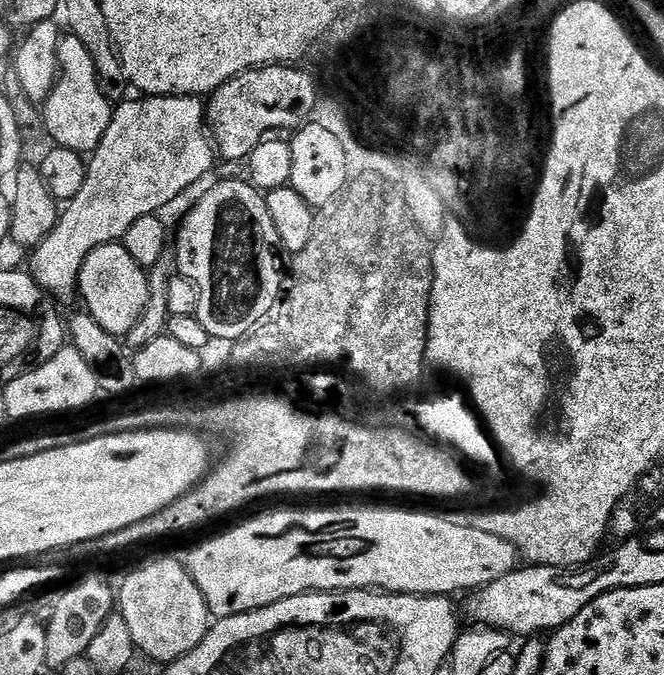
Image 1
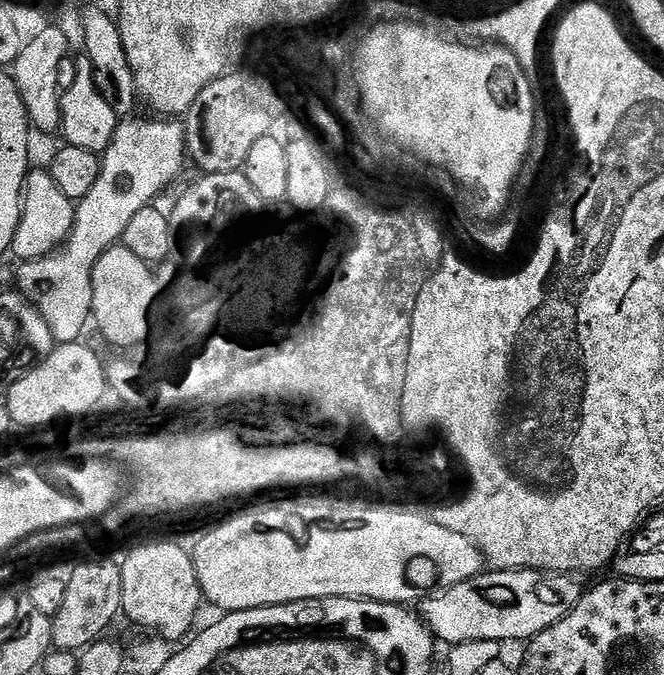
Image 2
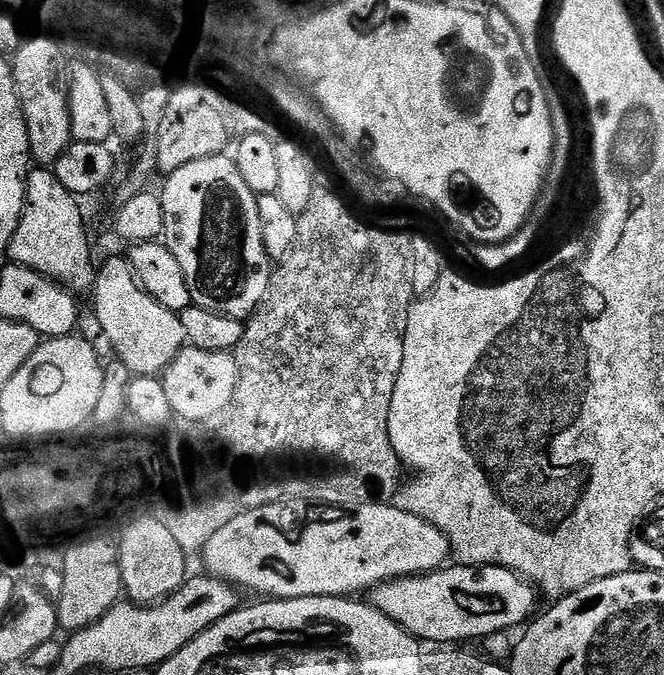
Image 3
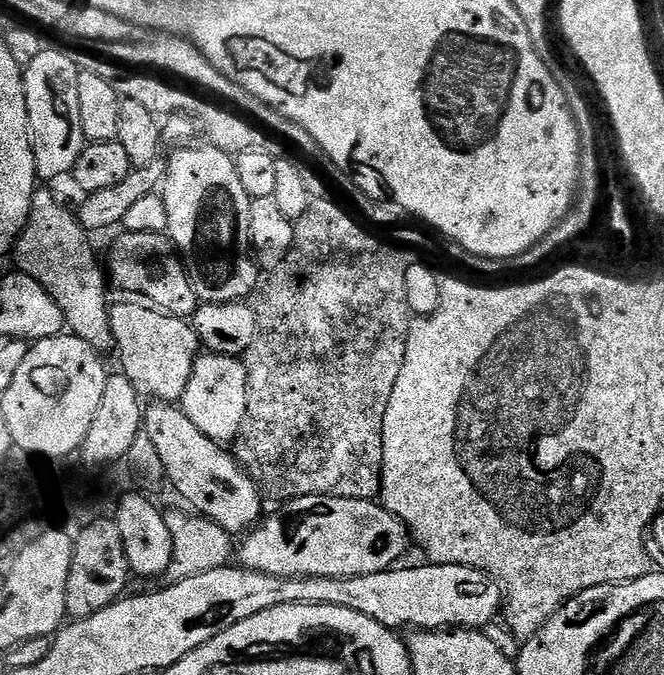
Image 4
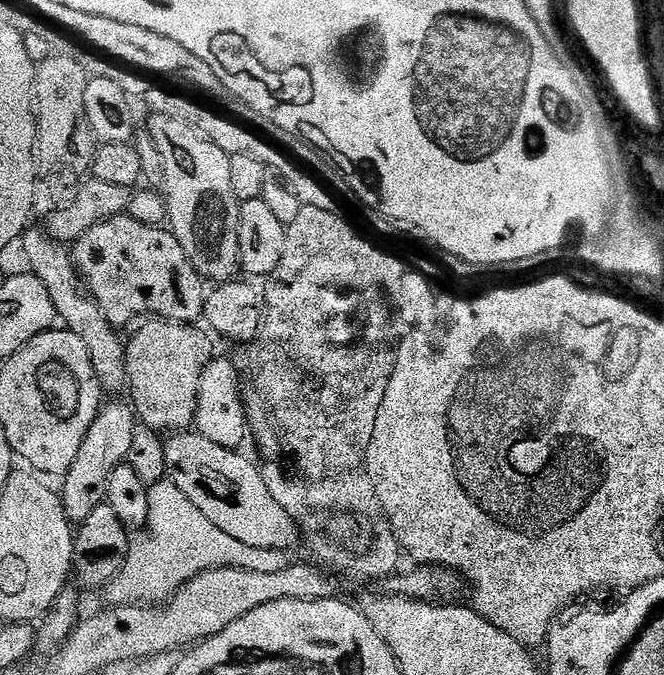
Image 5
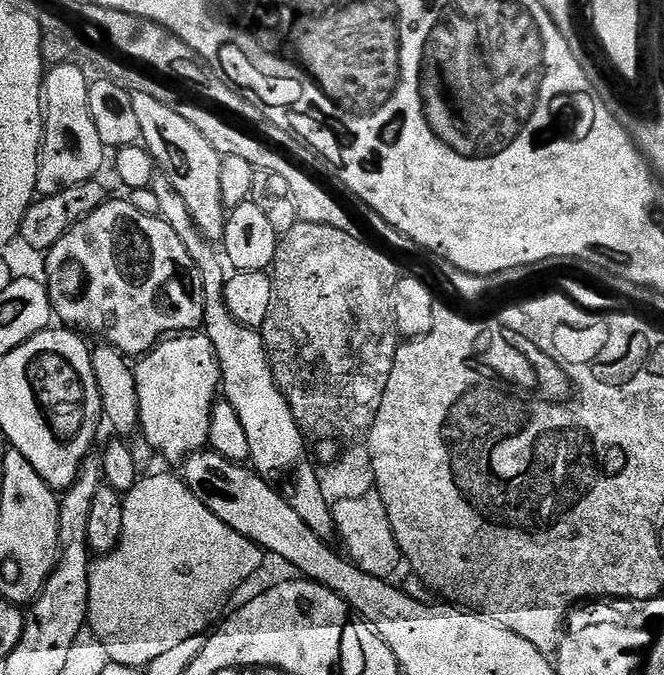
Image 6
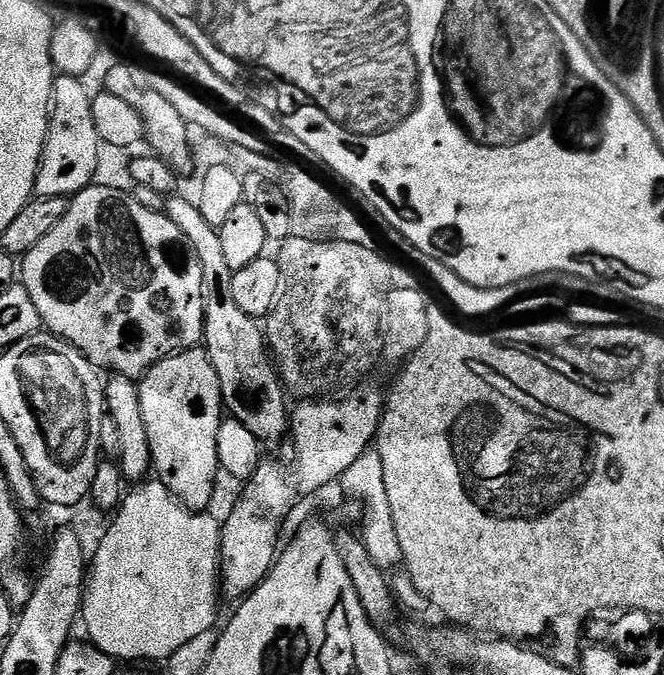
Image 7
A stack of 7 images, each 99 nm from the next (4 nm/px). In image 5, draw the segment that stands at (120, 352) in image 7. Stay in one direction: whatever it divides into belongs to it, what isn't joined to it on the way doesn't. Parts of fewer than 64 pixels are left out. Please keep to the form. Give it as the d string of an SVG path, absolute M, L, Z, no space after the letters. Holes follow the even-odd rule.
M125 214L110 218L94 226L94 230L82 234L82 238L71 249L71 254L88 295L99 302L102 314L106 314L111 324L123 326L130 323L135 316L147 317L149 314L182 324L192 324L201 319L206 295L205 281L196 273L194 266L188 261L186 250L182 250L178 238L171 231L163 227L144 225Z

